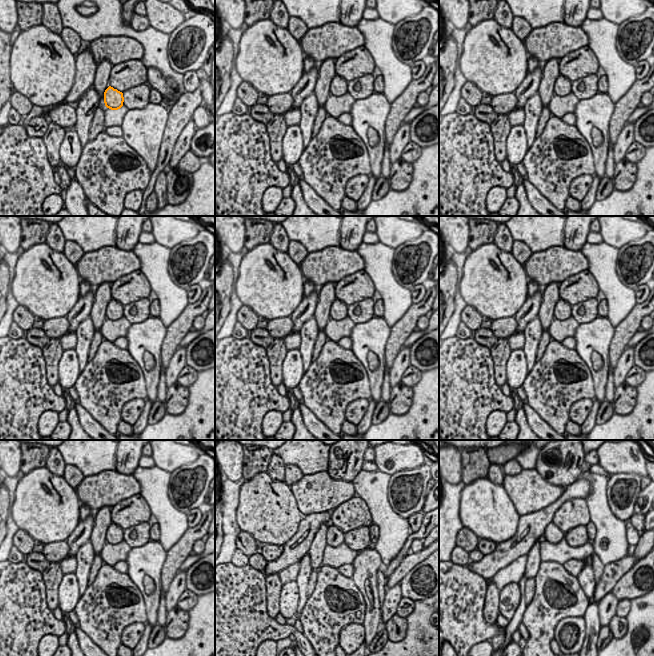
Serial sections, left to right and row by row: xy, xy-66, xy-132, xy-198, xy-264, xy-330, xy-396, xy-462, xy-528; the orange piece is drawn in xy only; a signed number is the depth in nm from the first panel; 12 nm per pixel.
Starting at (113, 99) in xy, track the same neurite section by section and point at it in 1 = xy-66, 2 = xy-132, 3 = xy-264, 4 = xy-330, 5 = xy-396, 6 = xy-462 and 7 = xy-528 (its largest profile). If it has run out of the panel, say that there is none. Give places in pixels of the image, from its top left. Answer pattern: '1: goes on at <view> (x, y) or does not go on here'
1: goes on at xy-66 (339, 87)
2: goes on at xy-132 (563, 87)
3: goes on at xy-264 (339, 311)
4: goes on at xy-330 (563, 311)
5: goes on at xy-396 (115, 535)
6: goes on at xy-462 (335, 537)
7: goes on at xy-528 (558, 535)

